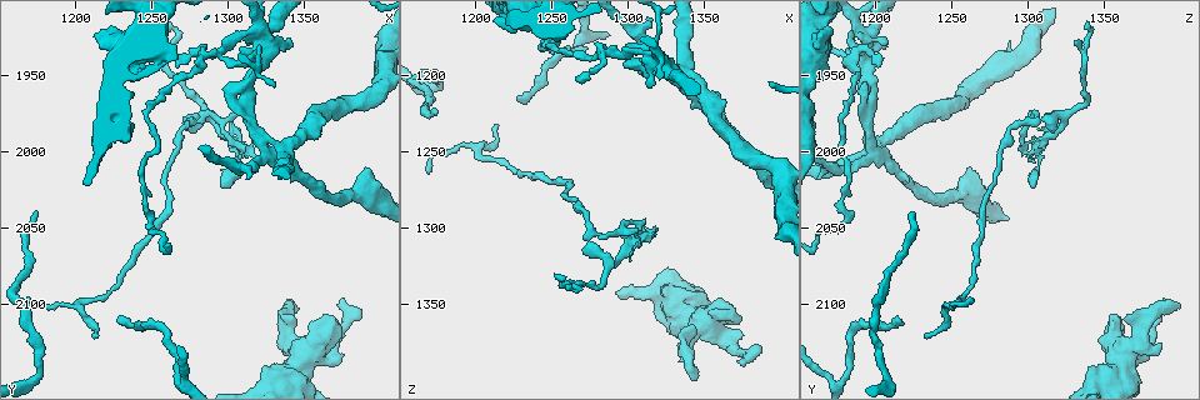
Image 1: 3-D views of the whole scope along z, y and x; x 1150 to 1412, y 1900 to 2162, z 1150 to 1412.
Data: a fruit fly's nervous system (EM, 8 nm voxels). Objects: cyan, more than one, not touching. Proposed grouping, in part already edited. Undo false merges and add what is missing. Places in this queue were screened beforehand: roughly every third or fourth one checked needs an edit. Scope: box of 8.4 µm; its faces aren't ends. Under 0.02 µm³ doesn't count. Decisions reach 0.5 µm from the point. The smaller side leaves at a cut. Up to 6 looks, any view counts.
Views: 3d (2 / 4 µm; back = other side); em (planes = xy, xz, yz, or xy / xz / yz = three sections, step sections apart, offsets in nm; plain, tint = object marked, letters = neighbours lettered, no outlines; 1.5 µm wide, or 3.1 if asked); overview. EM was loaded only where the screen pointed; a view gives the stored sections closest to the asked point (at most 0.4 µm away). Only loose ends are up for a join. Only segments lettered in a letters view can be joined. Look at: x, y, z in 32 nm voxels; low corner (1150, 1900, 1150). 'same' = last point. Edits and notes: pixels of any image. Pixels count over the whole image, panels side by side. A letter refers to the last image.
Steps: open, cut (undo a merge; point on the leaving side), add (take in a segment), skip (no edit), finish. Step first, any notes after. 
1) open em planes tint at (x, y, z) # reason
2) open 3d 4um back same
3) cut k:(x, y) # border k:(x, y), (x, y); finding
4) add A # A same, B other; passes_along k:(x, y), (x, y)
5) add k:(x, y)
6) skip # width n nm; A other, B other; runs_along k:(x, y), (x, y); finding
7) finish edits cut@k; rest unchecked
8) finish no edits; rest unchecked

open em planes plain at (1228, 2110, 1214) # long arm stops here

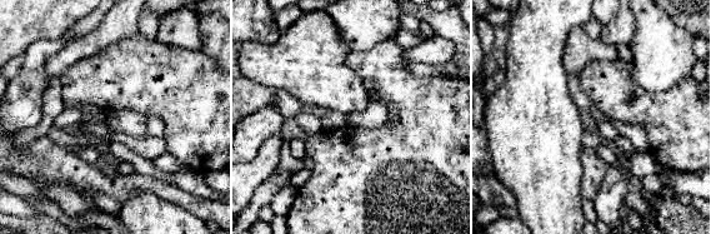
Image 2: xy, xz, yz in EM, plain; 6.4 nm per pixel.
open em planes letters same

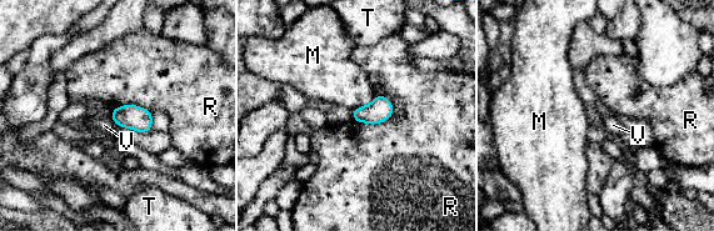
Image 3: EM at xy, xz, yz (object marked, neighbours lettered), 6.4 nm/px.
skip # M other, R other, T other, V other; border 3:(375, 95), (369, 104), (353, 110); no lettered segment goes on from it

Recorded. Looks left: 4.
open em planes letters at (1266, 1944, 1202) # free end

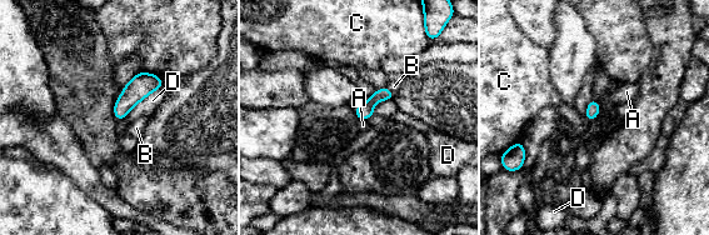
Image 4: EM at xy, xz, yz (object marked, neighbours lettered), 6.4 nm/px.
skip # longest_contact D 340 nm; A other, B other, C other, D other; none of them fits

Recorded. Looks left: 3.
open 3d 2um at (1258, 1918, 1336) # free end

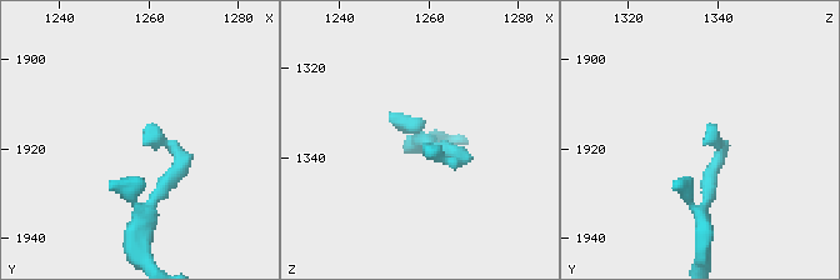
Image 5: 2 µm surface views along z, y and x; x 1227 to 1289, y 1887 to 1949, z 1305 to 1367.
open em yz step 4 letters at (1259, 1919, 1337)

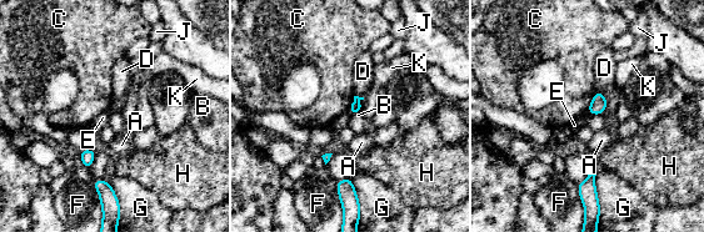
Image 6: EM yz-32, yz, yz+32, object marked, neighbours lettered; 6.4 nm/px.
open em planes letters same # cut it another way

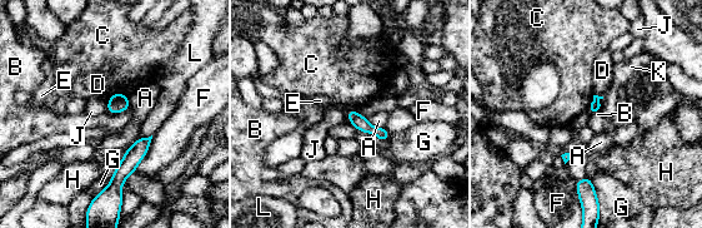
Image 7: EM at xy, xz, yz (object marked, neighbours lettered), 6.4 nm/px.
skip # A other, B other, C other, D other, E other, F other, G other, H other, J other, K other, L other; runs_along 7:(350, 114), (365, 127), (385, 135); no lettered segment goes on from it

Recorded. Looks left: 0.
finish no edits; rest unchecked

